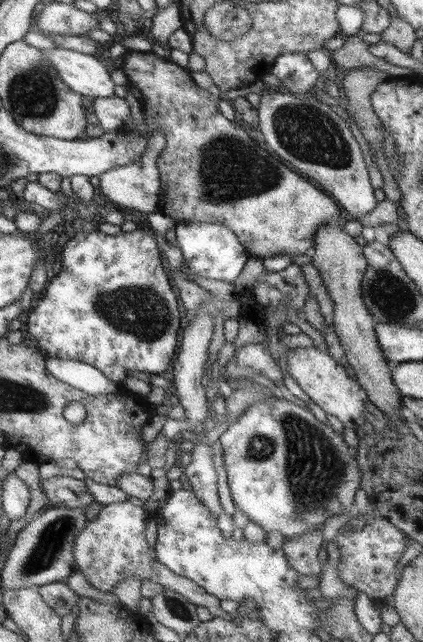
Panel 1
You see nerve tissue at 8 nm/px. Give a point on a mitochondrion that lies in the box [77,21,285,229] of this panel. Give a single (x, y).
(228, 170)

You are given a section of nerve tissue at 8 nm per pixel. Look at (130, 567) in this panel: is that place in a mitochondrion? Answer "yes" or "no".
no

